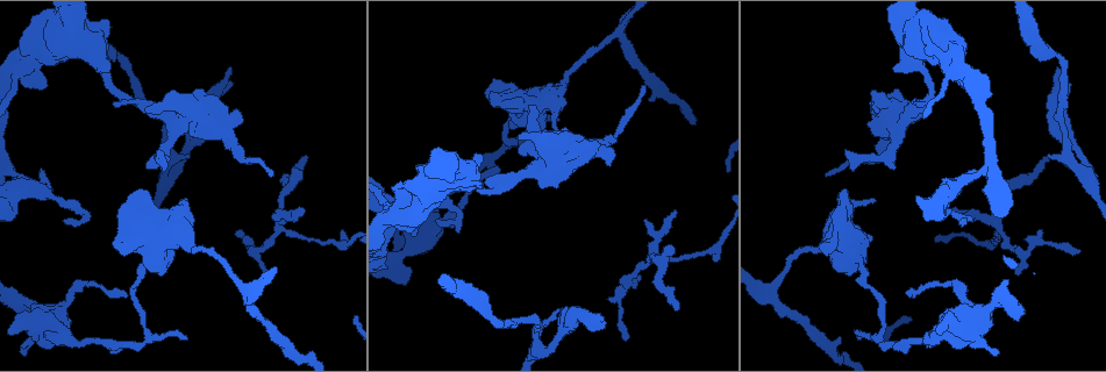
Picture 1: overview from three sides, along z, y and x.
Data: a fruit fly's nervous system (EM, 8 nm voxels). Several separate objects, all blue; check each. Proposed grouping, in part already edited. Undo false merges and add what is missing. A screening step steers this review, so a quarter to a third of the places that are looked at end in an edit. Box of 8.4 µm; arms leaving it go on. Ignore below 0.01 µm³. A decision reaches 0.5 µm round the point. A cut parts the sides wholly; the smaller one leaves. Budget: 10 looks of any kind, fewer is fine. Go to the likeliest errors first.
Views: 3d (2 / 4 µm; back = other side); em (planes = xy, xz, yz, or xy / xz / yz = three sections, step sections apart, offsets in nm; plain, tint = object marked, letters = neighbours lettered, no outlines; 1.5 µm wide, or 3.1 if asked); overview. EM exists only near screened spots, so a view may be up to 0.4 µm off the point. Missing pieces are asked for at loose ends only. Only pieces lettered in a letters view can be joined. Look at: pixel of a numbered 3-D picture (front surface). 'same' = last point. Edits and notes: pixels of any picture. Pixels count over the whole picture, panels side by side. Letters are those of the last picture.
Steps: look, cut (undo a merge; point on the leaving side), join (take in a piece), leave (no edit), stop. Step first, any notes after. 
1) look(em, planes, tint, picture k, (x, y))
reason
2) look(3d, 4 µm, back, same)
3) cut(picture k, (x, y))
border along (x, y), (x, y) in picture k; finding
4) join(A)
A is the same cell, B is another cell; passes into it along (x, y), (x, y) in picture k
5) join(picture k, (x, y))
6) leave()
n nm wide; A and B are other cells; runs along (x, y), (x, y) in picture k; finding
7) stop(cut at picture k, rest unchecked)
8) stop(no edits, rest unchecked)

look(em, planes, tint, picture 1, (601, 319))
free end

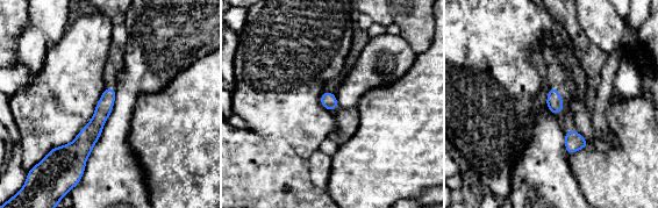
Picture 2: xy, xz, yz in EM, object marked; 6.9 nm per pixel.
look(em, planes, letters, same)

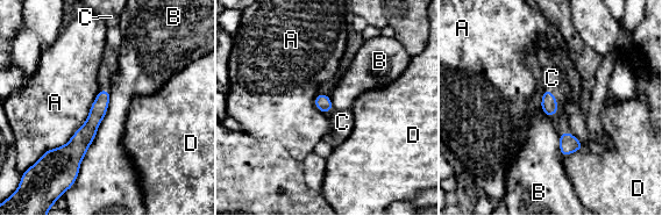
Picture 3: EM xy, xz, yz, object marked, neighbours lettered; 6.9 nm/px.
join(C)
C is the same cell, A, B and D are other cells; passes into it along (549, 106), (555, 101), (552, 78) in picture 3; the neuron continues

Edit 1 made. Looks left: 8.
look(overview)
redraw

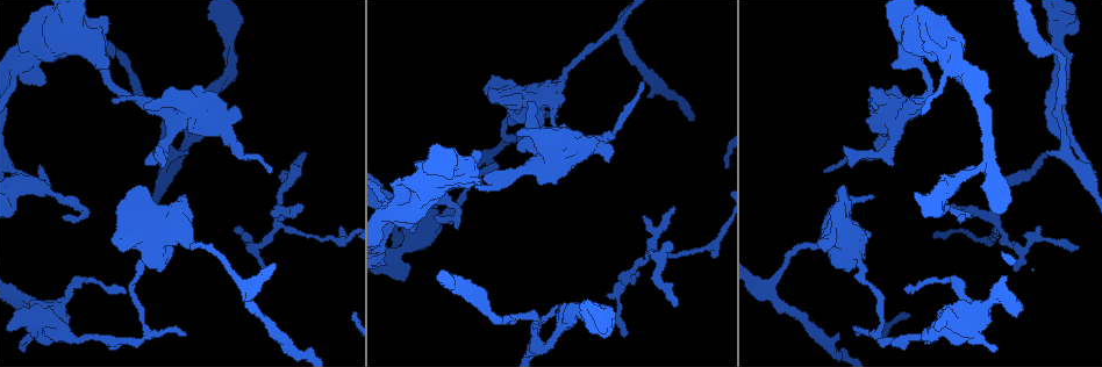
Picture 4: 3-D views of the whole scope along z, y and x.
look(3d, 2 µm, picture 4, (189, 245))
thick turns thin

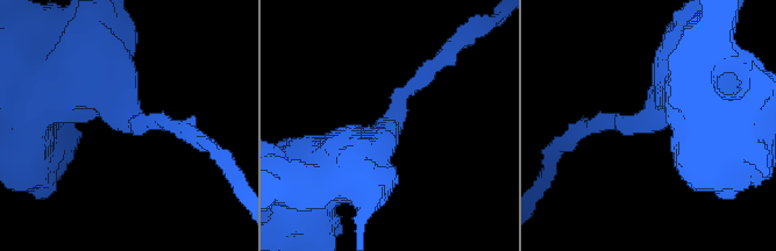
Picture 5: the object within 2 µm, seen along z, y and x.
look(em, xy, step 4, tint, picture 5, (389, 123))
need the tissue

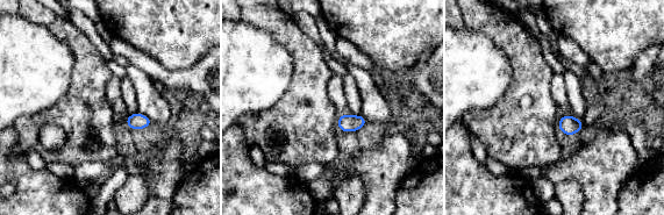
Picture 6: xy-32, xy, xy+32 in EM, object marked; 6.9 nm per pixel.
look(em, planes, letters, same)

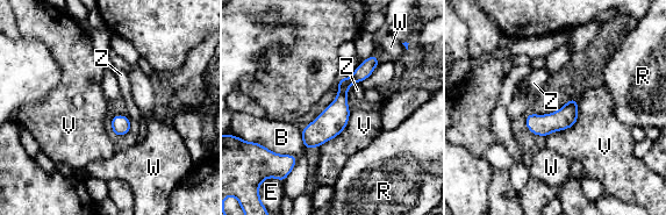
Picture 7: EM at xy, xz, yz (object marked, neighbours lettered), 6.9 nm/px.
leave()
B, E, R, V, W and Z are other cells; runs along (374, 63), (343, 87), (337, 114), (307, 145) in picture 7; all the same neuron

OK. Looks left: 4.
look(em, planes, plain, picture 4, (1076, 246))
free end

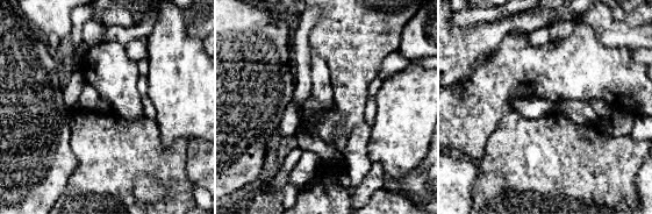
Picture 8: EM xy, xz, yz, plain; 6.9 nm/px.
look(em, planes, letters, same)
see the neighbours

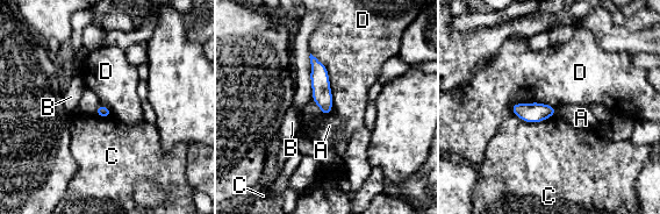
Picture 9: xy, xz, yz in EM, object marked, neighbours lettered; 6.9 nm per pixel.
leave()
80 nm wide; A, B, C and D are other cells; none of them fits

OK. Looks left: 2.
look(em, planes, letters, picture 4, (144, 338))
a fork

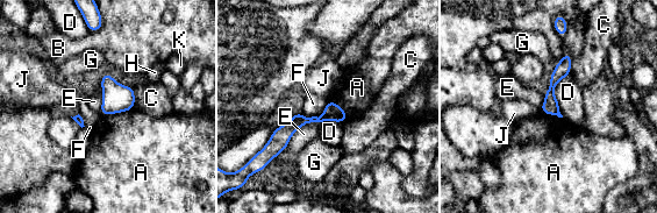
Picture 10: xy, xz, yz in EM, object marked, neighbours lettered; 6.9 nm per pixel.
cut(picture 10, (333, 112))
110 nm wide; A, B, C, D, E, F, G, H, J and K are other cells; border along (323, 114), (327, 119) in picture 10; two neurons meet here

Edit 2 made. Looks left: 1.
stop(join at picture 3, cut at picture 10, rest unchecked)

